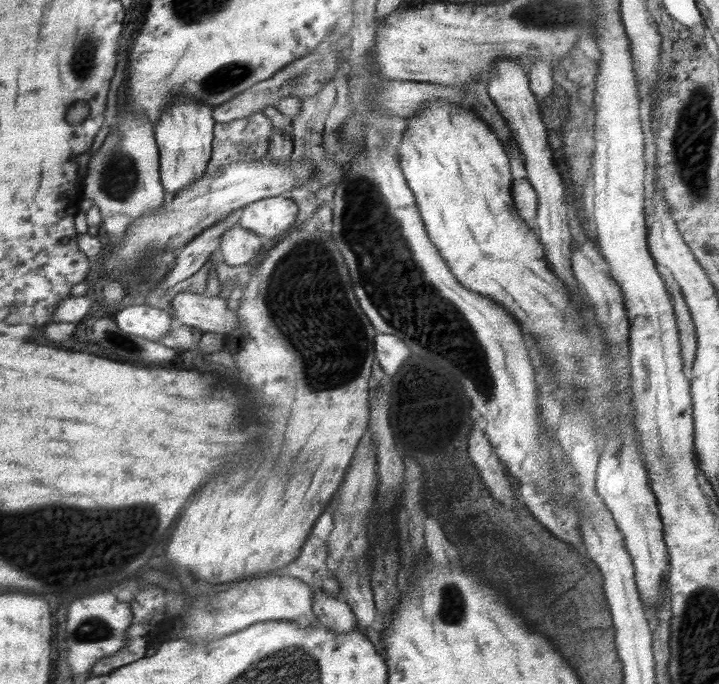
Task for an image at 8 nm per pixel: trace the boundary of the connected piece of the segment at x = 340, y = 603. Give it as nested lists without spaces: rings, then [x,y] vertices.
[[[312,588],[312,610],[319,624],[338,633],[355,630],[356,620],[351,608],[341,597],[332,597],[322,589]]]

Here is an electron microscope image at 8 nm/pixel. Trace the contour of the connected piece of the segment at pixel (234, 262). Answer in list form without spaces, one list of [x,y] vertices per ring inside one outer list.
[[[240,224],[230,227],[224,236],[220,237],[220,252],[224,262],[232,266],[242,266],[253,262],[253,258],[262,248],[263,238]]]

